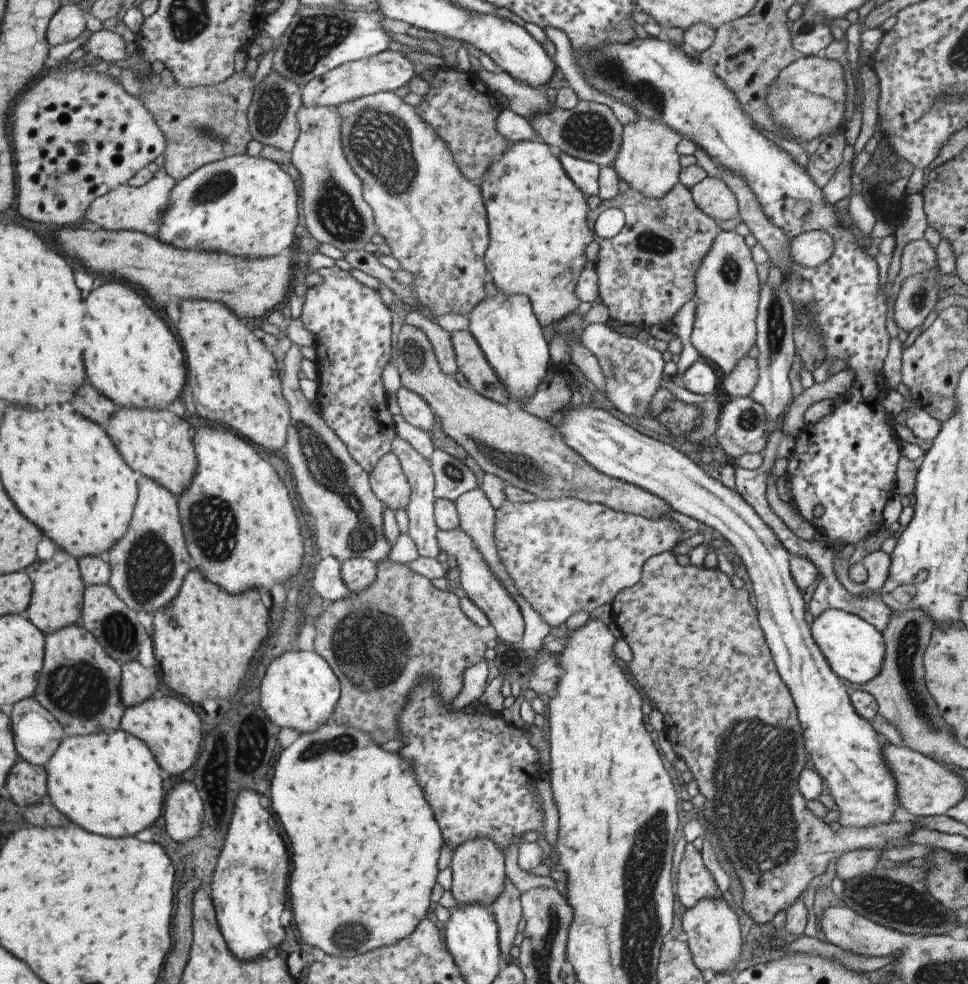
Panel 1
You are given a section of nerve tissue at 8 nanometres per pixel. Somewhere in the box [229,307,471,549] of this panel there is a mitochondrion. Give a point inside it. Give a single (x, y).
(413, 356)

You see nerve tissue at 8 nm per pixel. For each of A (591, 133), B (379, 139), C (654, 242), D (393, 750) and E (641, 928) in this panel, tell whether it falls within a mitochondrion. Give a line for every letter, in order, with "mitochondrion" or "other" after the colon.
A: mitochondrion
B: mitochondrion
C: mitochondrion
D: other
E: mitochondrion

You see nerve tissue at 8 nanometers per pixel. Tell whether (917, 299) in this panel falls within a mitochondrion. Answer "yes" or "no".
yes

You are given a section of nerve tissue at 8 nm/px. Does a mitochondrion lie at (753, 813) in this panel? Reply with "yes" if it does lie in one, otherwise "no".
yes

